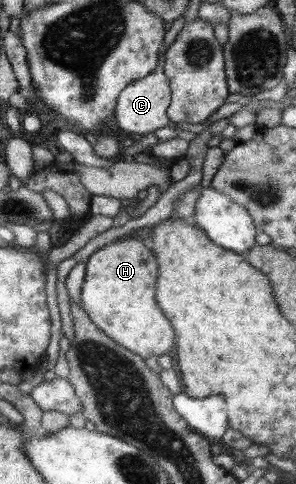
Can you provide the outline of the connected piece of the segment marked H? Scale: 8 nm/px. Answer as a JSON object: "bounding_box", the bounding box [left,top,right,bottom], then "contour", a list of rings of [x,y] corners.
{"bounding_box":[80,238,175,360],"contour":[[[139,238],[117,240],[95,251],[86,263],[86,273],[80,292],[80,302],[90,321],[117,345],[133,351],[144,360],[165,355],[175,345],[175,333],[169,321],[155,303],[158,266],[153,252]]]}

